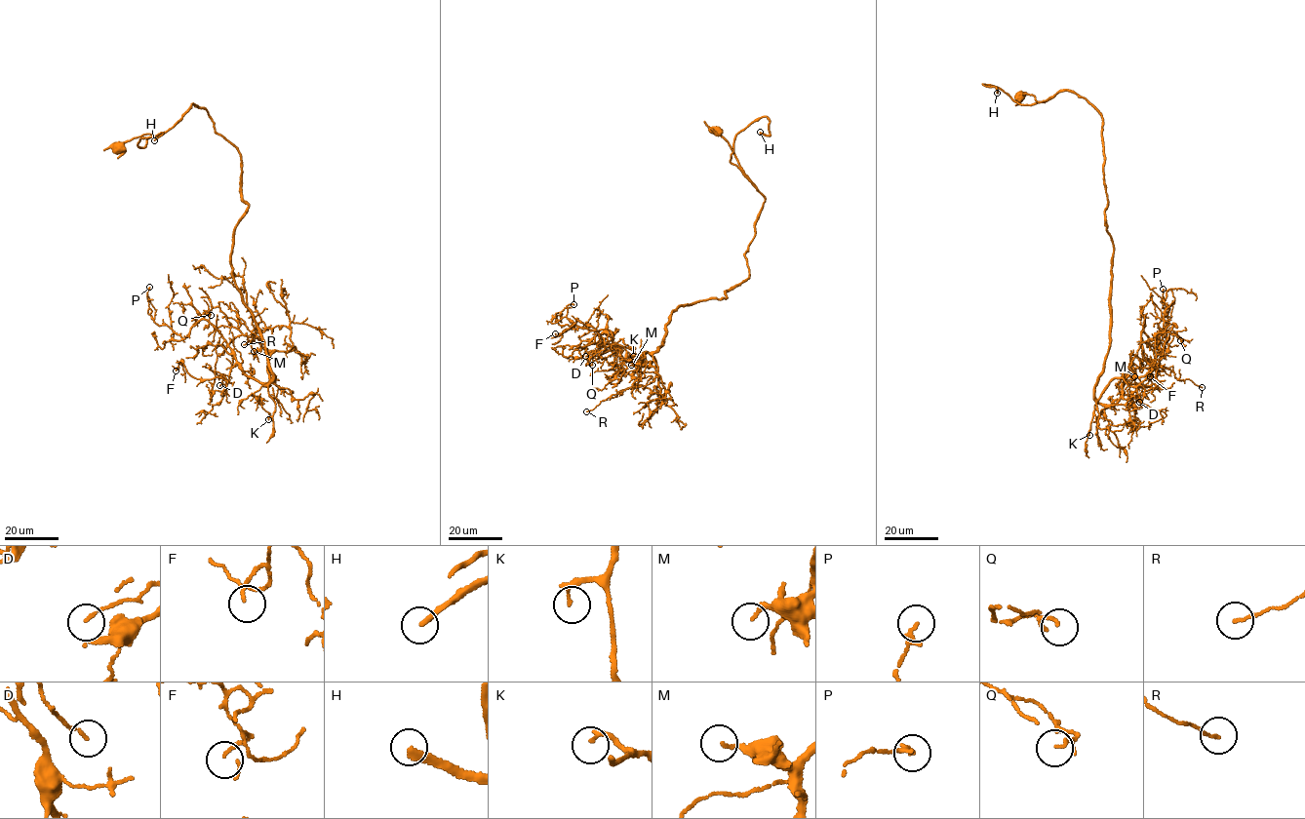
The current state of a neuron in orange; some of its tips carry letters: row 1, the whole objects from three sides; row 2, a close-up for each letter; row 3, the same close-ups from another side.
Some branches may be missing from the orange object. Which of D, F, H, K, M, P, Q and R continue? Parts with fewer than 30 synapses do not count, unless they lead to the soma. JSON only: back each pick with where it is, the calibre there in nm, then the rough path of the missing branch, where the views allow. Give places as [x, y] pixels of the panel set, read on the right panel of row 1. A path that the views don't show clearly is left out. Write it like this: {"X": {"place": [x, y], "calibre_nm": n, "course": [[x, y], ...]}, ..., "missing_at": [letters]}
{"H": {"place": [997, 93], "calibre_nm": 280, "course": [[997, 93], [1070, 128], [1079, 141], [1010, 132], [987, 94], [974, 31]]}, "K": {"place": [1089, 435], "calibre_nm": 180, "course": [[1089, 435], [1090, 431], [1116, 423], [1122, 433], [1120, 441], [1111, 447], [1104, 445]]}, "missing_at": ["H", "K"]}

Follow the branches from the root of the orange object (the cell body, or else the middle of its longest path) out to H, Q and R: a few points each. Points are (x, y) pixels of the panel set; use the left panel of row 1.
H: (120, 146), (145, 134), (157, 136), (146, 139), (141, 148), (138, 144), (141, 137), (162, 133), (154, 140)
Q: (120, 146), (195, 103), (240, 154), (232, 277), (271, 380), (272, 350), (211, 315)
R: (120, 146), (195, 103), (236, 147), (232, 277), (270, 380), (294, 348), (283, 325), (244, 344)

